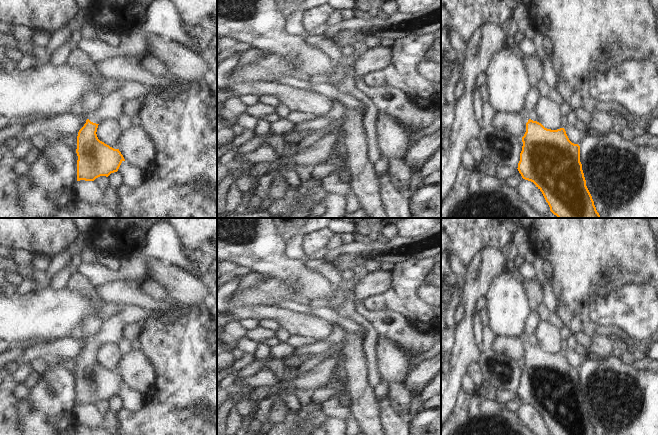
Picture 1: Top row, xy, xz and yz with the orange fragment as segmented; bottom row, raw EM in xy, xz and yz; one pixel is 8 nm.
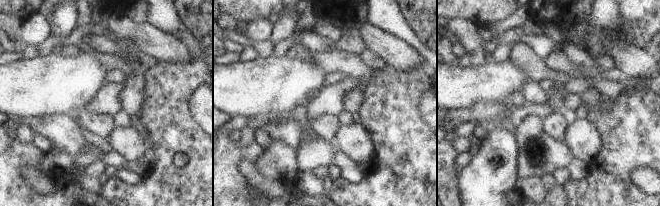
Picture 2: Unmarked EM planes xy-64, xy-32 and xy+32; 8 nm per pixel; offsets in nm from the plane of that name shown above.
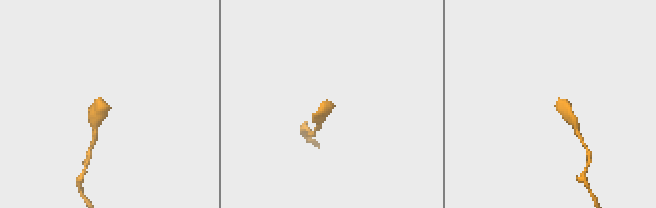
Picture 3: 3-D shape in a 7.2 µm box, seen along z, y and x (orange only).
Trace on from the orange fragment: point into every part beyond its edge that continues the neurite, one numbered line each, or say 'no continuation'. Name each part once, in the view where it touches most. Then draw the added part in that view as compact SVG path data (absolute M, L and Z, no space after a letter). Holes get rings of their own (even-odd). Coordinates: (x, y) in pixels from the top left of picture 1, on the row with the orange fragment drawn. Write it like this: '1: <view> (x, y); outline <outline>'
1: xy (112, 107); outline M128 82L123 86L103 96L100 106L89 112L89 120L93 123L100 124L107 120L119 120L121 116L125 115L125 105L127 102L144 98L146 93L146 86Z

